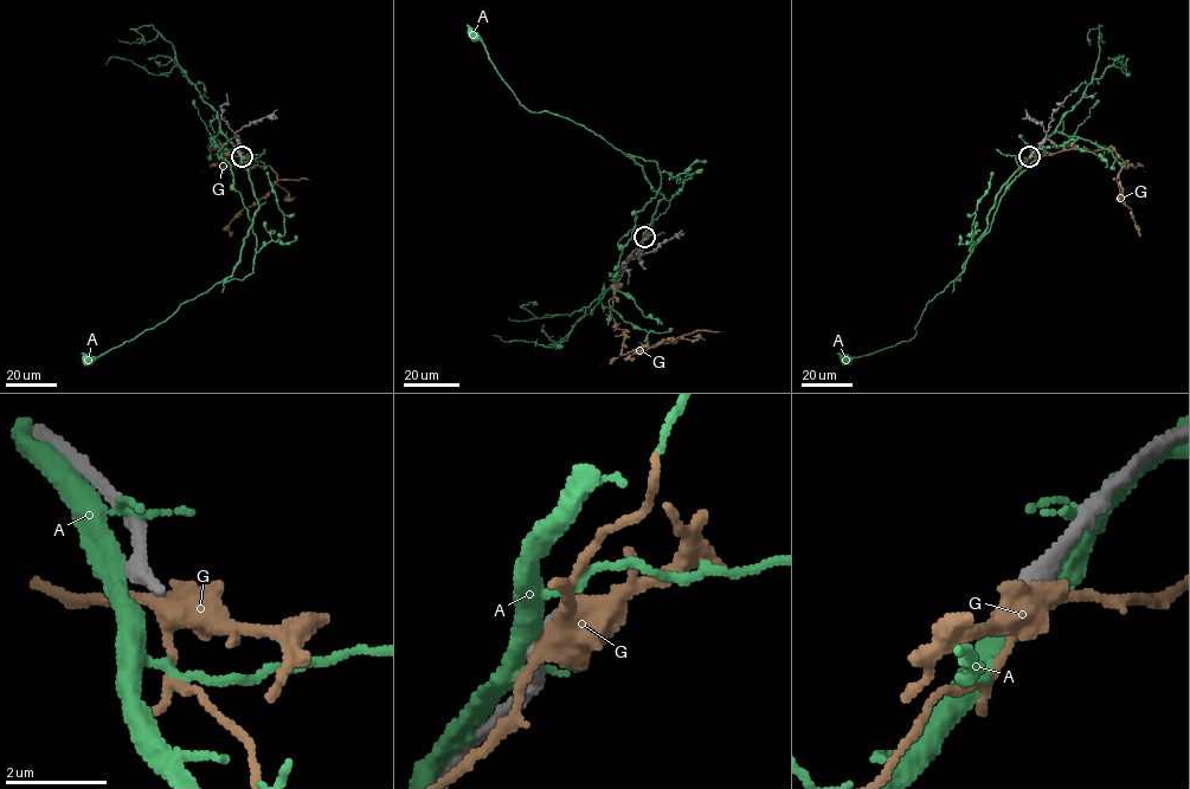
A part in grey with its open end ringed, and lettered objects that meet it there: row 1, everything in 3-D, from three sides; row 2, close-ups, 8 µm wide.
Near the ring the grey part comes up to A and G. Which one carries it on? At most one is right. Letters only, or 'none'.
none

